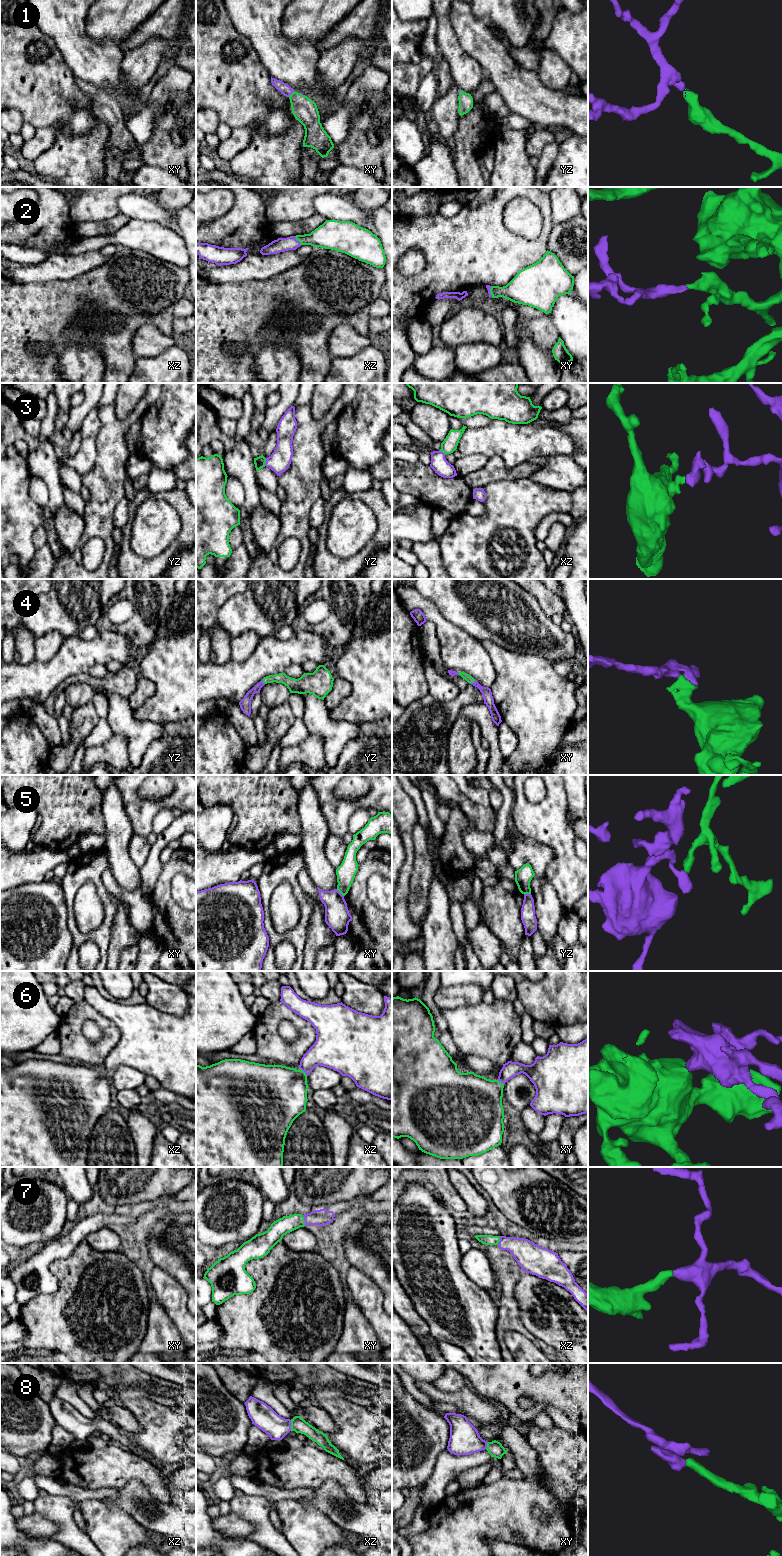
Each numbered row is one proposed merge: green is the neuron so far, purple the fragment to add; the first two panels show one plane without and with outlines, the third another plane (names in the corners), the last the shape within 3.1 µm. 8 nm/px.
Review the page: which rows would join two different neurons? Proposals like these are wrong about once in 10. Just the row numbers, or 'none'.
none

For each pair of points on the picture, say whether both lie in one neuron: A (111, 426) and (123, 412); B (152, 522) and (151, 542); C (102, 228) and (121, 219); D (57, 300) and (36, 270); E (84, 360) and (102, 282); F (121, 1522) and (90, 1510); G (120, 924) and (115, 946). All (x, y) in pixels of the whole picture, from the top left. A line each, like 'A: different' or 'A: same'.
A: different
B: same
C: same
D: different
E: different
F: same
G: same

